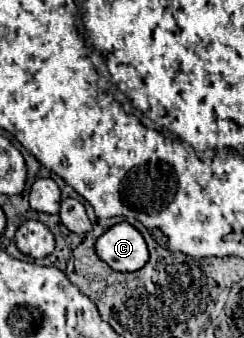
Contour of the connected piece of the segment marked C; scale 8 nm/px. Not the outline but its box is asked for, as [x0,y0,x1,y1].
[97,222,149,272]

